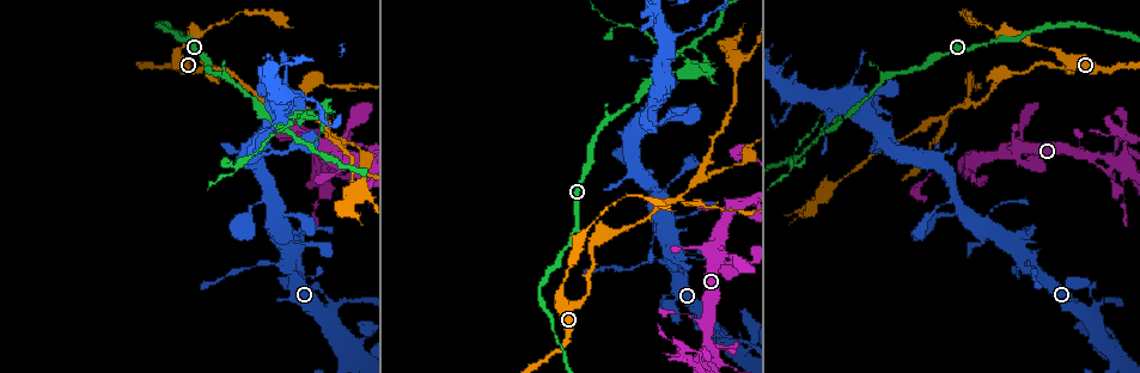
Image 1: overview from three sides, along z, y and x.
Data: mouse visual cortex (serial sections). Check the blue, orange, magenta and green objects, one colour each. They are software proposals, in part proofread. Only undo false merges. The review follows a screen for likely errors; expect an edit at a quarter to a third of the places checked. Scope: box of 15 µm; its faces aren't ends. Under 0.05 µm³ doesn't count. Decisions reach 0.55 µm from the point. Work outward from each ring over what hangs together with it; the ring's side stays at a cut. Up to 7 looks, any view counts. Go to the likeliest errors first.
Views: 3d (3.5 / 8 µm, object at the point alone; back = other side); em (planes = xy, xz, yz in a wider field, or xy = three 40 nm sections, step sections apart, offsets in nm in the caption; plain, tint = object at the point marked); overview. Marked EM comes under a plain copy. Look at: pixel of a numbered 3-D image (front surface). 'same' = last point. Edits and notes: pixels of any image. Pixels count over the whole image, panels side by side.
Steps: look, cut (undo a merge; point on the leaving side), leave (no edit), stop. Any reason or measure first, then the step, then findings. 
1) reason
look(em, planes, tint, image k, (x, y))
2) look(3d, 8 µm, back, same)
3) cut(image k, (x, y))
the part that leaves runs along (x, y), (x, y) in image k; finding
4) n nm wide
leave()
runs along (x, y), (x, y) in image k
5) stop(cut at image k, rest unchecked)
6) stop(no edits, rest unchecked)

sharp bend
look(3d, 3.5 µm, image 1, (1115, 134))

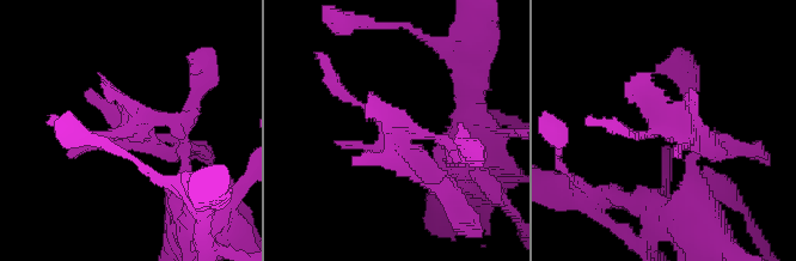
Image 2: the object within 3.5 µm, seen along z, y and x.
now the EM
look(em, xy, step 3, tint, image 2, (400, 130))

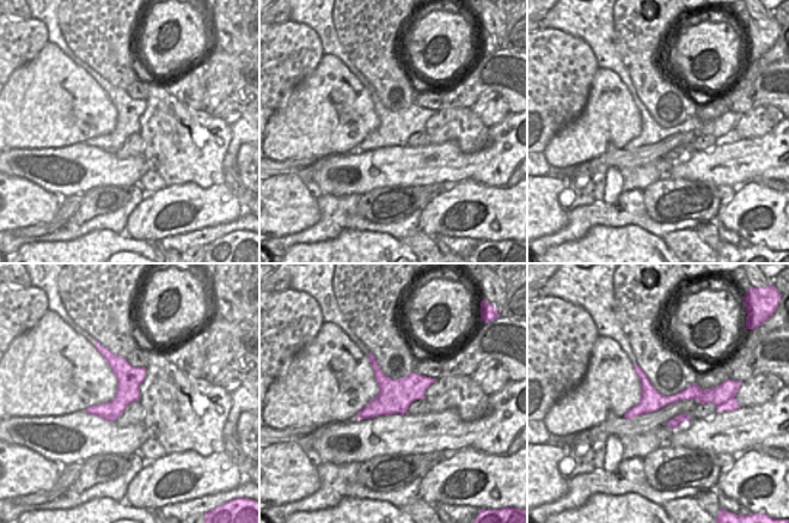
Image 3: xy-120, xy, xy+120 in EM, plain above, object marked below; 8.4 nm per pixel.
cut(image 2, (383, 134))
the part that leaves runs along (420, 135), (398, 132), (398, 153), (449, 190) in image 2; two cells meet here

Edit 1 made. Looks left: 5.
see it whole again
look(overview)

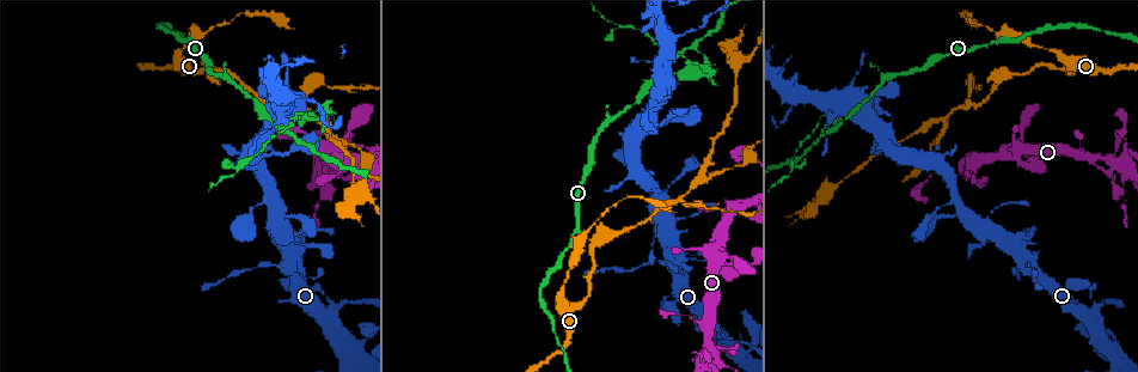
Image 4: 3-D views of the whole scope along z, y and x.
look(3d, 3.5 µm, back, image 4, (703, 179))

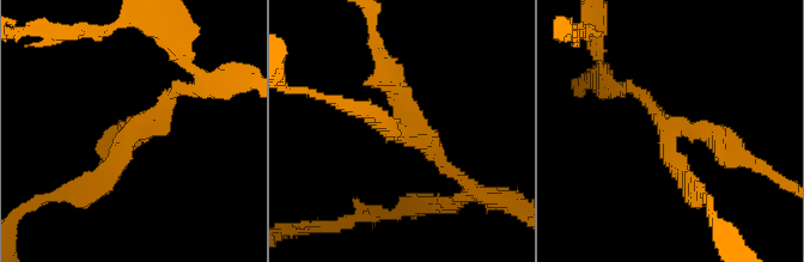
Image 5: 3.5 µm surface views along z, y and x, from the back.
3 arms; arms of 150, 250, 300 nm; now the EM
look(em, xy, step 1, tint, image 5, (671, 122))

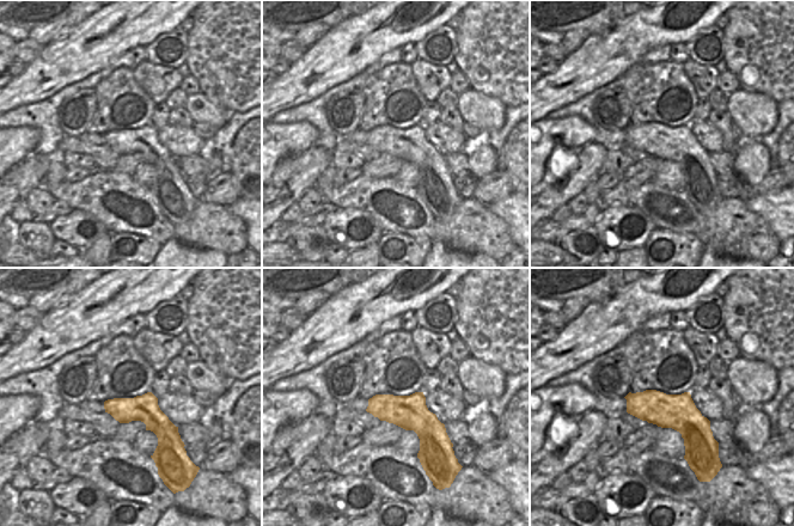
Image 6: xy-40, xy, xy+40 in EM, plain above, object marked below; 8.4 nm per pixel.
leave()
runs along (452, 172), (404, 127), (382, 62) in image 5; continuous, no second cell

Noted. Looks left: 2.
stop(cut at image 2, rest unchecked)

